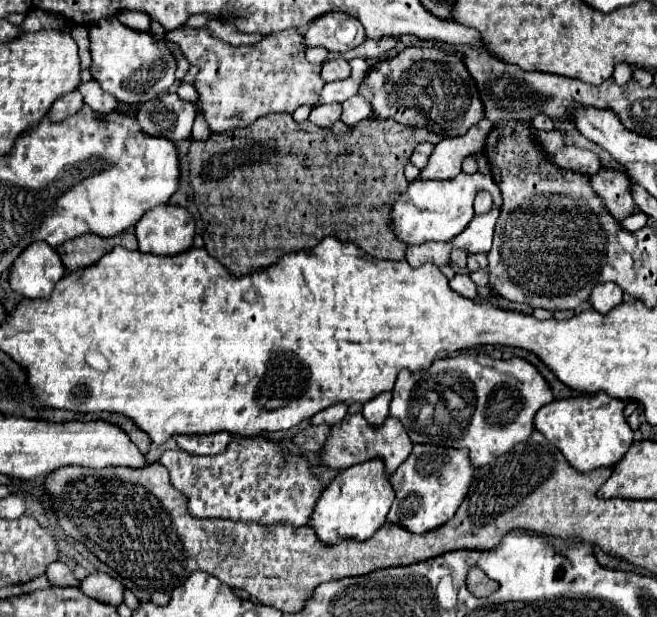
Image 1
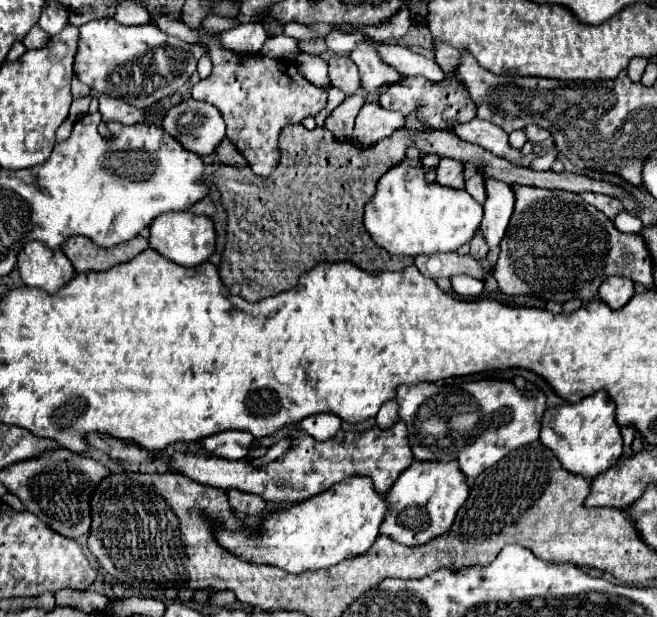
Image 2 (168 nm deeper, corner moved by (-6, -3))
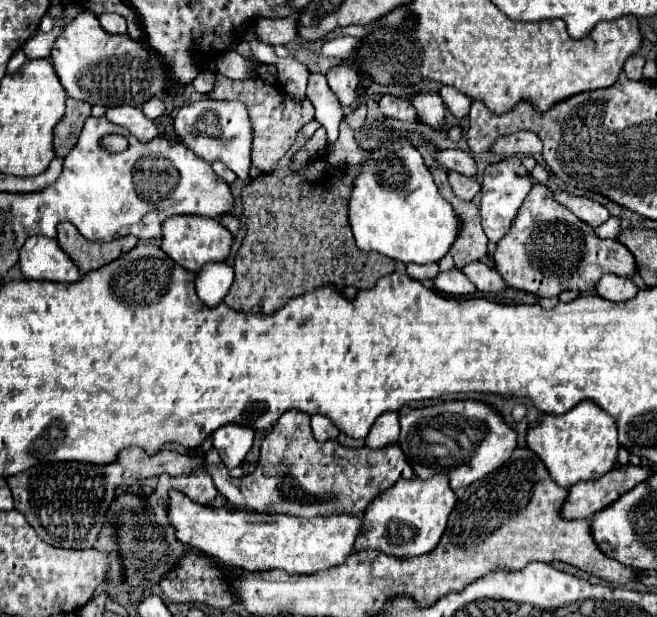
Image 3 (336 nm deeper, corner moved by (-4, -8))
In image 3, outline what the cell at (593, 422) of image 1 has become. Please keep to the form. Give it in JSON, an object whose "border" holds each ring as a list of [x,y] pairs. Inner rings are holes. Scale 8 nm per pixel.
{"border":[[[585,400],[567,414],[543,416],[527,430],[527,446],[545,462],[557,484],[571,488],[581,480],[597,480],[615,468],[619,450],[617,426],[615,420],[605,410],[597,408],[593,400]]]}

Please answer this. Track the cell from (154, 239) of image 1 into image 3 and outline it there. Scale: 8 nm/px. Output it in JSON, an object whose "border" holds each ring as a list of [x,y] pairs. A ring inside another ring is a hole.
{"border":[[[171,216],[161,224],[163,238],[161,248],[167,252],[169,258],[173,258],[181,268],[199,272],[209,262],[223,262],[229,256],[233,236],[227,228],[223,228],[215,218],[203,218],[203,216]]]}

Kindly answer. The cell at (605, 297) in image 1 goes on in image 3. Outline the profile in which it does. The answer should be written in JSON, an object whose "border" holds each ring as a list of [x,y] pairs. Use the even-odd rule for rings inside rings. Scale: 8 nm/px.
{"border":[[[605,274],[603,280],[597,284],[597,294],[609,302],[625,302],[637,294],[637,286],[629,278]]]}

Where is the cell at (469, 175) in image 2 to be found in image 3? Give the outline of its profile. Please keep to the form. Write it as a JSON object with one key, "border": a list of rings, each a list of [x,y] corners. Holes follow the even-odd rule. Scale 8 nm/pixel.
{"border":[[[441,150],[435,154],[435,158],[441,162],[441,166],[445,170],[455,170],[467,178],[477,178],[477,164],[475,164],[471,152]]]}

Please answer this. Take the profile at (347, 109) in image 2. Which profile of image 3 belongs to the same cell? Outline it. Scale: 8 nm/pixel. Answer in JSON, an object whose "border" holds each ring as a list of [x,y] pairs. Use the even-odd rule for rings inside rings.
{"border":[[[361,104],[361,106],[357,106],[355,110],[351,110],[351,112],[345,116],[345,122],[347,122],[347,126],[355,132],[355,130],[359,130],[359,128],[365,124],[365,118],[367,118],[367,106]]]}

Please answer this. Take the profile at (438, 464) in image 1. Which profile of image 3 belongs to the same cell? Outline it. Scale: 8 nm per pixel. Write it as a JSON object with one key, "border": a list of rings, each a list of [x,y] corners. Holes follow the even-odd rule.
{"border":[[[435,474],[427,480],[417,476],[399,480],[393,488],[389,488],[389,492],[377,496],[377,500],[365,510],[365,528],[357,538],[357,550],[381,550],[401,558],[431,552],[445,532],[447,518],[455,502],[457,496],[449,488],[449,478],[445,474]]]}

